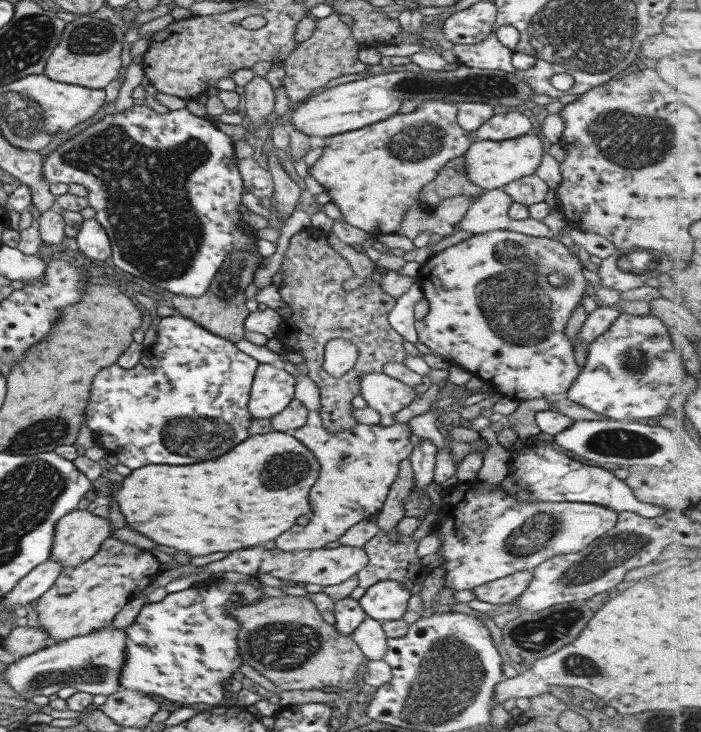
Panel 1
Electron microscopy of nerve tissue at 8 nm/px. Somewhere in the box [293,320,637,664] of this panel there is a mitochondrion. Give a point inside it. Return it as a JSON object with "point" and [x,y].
{"point":[534,636]}

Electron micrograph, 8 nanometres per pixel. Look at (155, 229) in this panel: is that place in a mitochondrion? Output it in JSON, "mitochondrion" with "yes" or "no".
{"mitochondrion":"yes"}

